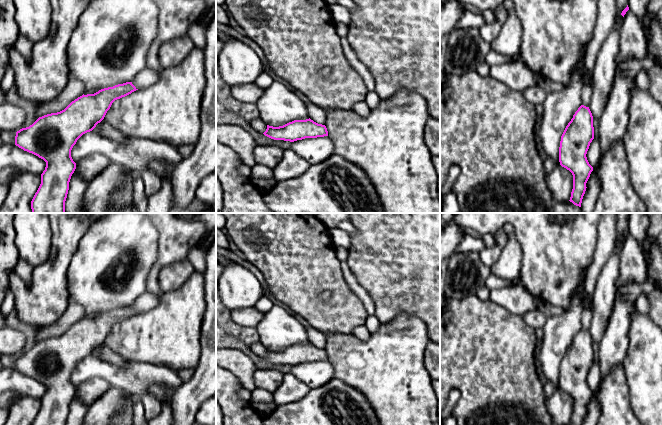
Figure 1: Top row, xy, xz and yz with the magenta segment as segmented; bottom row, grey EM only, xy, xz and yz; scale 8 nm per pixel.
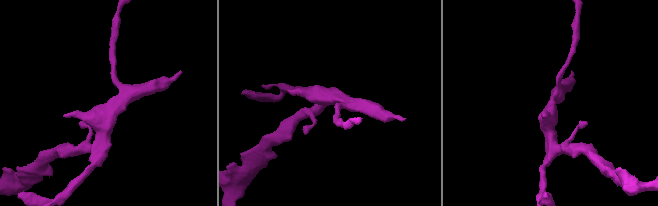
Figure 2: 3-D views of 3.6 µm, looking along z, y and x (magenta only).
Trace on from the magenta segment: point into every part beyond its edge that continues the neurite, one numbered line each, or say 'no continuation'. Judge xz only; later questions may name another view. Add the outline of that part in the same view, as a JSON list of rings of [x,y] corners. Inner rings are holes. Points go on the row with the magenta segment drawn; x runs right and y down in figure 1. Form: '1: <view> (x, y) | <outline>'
no continuation

